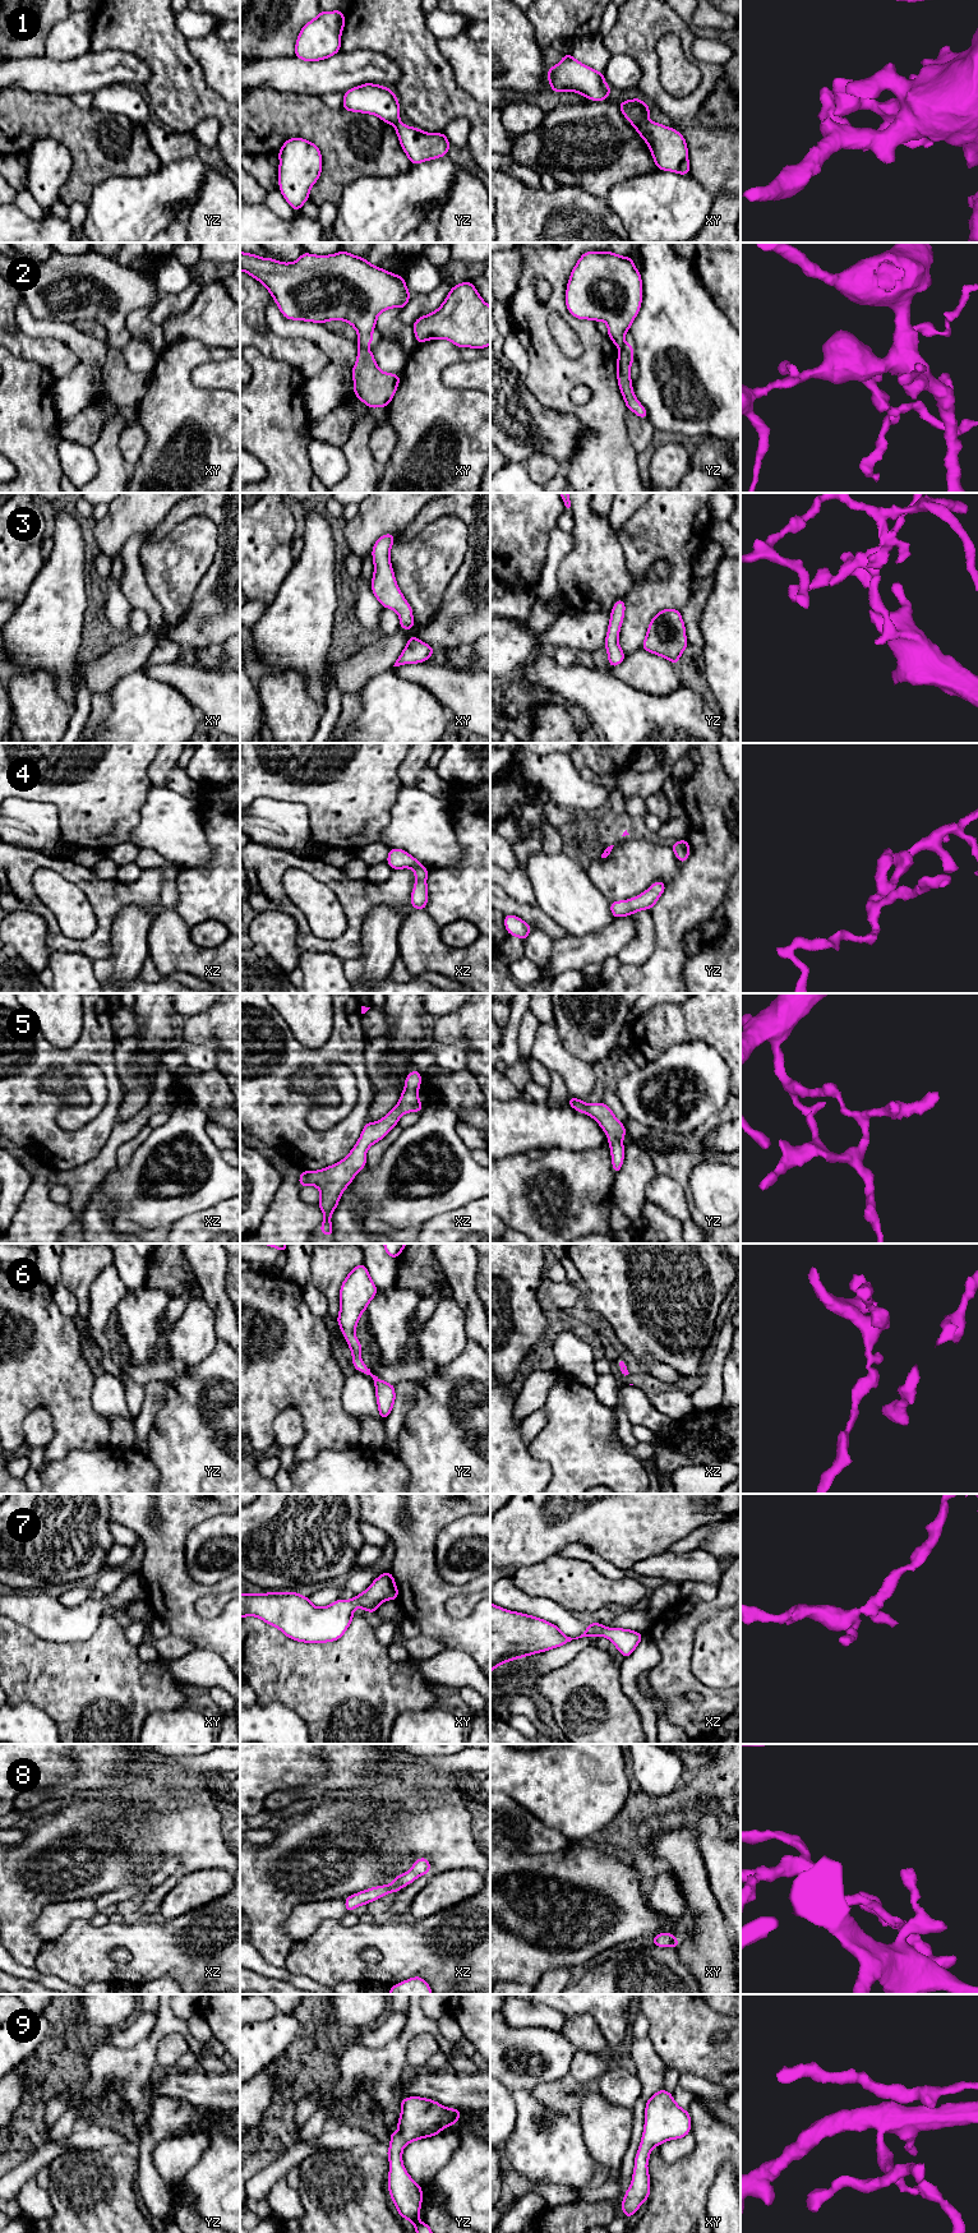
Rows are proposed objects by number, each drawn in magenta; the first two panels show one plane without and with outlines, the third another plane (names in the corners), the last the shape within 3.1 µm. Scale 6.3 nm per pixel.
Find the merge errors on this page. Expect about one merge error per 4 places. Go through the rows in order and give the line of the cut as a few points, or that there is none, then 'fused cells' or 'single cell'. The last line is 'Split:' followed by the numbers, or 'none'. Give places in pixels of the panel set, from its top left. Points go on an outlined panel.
1: cut xy (647, 119), (632, 124); fused cells
2: cut xy (358, 344), (365, 347); fused cells
3: cut none; single cell
4: cut none; single cell
5: cut none; single cell
6: cut none; single cell
7: cut none; single cell
8: cut none; single cell
9: cut none; single cell
Split: 1, 2

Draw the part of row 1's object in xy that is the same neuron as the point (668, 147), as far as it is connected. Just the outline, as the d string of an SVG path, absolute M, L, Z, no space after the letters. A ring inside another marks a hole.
M651 120L632 125L647 143L658 170L689 175L688 148L679 132Z

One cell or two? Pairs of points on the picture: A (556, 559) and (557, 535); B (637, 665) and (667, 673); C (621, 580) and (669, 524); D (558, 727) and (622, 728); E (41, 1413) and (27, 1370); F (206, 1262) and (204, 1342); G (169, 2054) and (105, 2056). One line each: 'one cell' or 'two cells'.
A: one cell
B: one cell
C: two cells
D: two cells
E: two cells
F: two cells
G: two cells

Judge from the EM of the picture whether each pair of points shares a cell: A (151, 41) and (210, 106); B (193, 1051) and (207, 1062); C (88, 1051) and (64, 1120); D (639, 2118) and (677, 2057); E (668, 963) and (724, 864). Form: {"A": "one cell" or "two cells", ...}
{"A": "one cell", "B": "one cell", "C": "two cells", "D": "two cells", "E": "one cell"}

